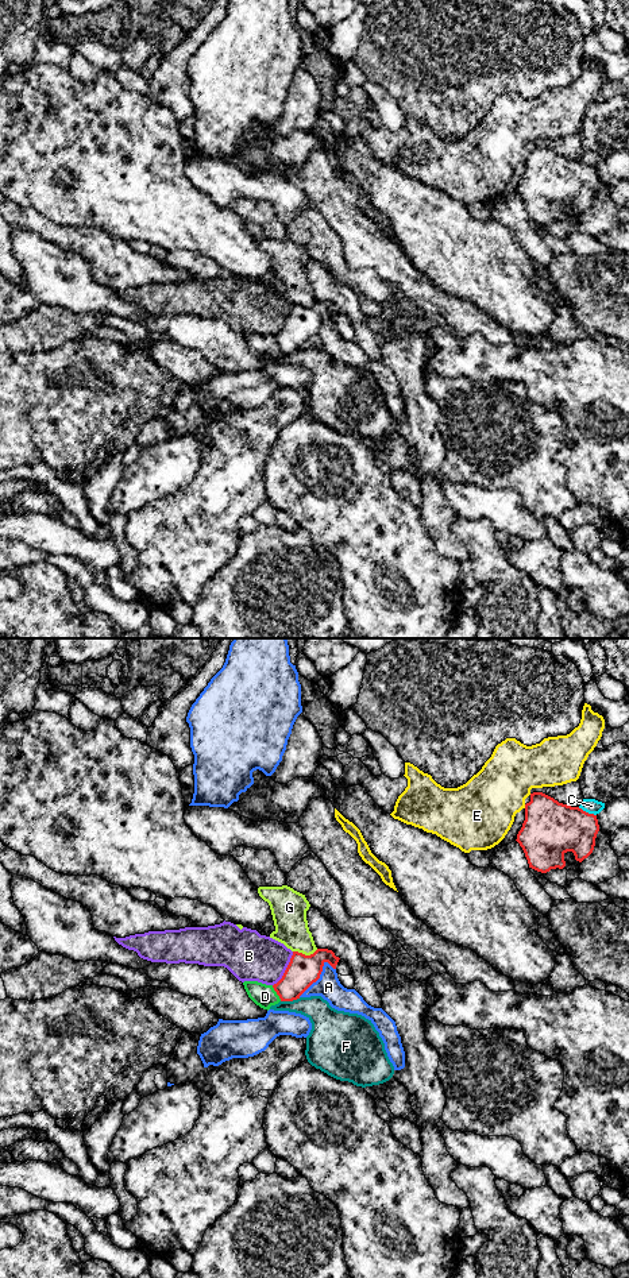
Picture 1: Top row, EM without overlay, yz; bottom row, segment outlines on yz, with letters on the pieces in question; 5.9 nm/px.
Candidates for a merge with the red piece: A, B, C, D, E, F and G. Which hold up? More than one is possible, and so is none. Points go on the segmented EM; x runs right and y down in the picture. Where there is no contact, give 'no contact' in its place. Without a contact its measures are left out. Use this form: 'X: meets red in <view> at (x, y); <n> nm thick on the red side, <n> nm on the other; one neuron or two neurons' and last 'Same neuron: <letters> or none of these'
A: meets red in yz at (319, 976); 190 nm thick on the red side, 150 nm on the other; two neurons
B: meets red in yz at (286, 969); 190 nm thick on the red side, 300 nm on the other; two neurons
C: meets red in yz at (587, 813); 320 nm thick on the red side, 90 nm on the other; two neurons
D: meets red in yz at (277, 993); 190 nm thick on the red side, 140 nm on the other; one neuron
E: meets red in yz at (525, 806); 320 nm thick on the red side, 380 nm on the other; two neurons
F: meets red in yz at (290, 1000); 190 nm thick on the red side, 180 nm on the other; two neurons
G: meets red in yz at (304, 954); 190 nm thick on the red side, 200 nm on the other; two neurons
Same neuron: D

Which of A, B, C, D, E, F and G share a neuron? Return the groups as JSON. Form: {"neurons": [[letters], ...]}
{"neurons": [["A"], ["B"], ["C"], ["D"], ["E"], ["F"], ["G"]]}

